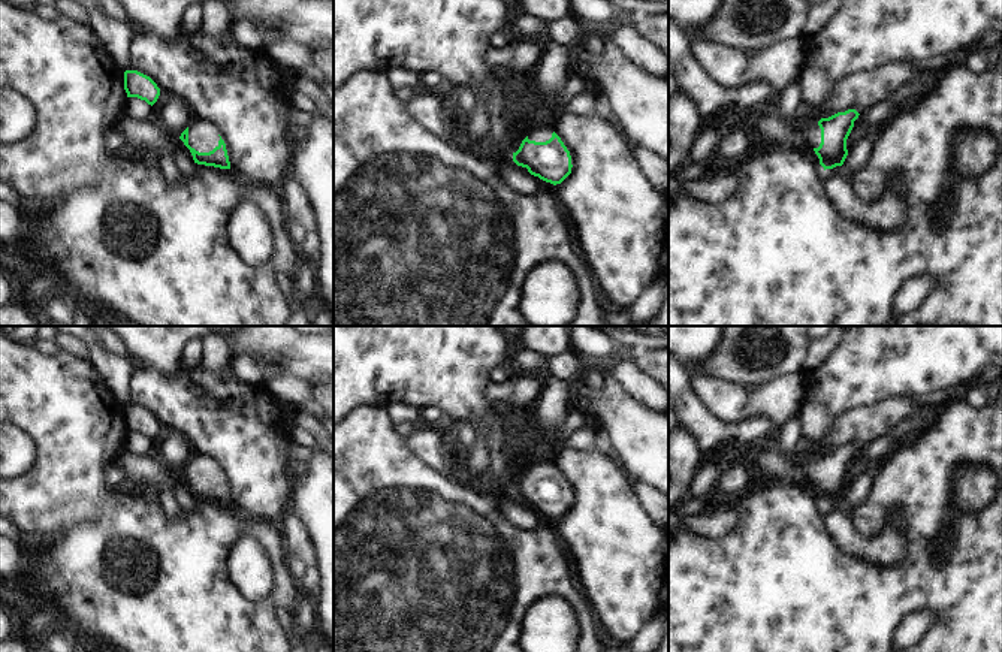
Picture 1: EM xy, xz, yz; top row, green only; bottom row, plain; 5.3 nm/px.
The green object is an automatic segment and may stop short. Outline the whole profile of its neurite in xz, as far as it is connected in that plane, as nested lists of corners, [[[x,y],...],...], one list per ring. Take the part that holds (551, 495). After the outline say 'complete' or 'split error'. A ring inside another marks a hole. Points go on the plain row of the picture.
[[[538,453],[529,456],[529,467],[513,496],[528,507],[553,520],[561,519],[571,508],[571,490],[550,458]]] | split error

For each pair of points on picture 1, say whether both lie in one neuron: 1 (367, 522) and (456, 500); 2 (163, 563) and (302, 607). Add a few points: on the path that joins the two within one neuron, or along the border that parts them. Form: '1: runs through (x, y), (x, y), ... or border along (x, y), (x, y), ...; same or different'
1: runs through (389, 522), (434, 522); same
2: border along (299, 585), (292, 612); different

